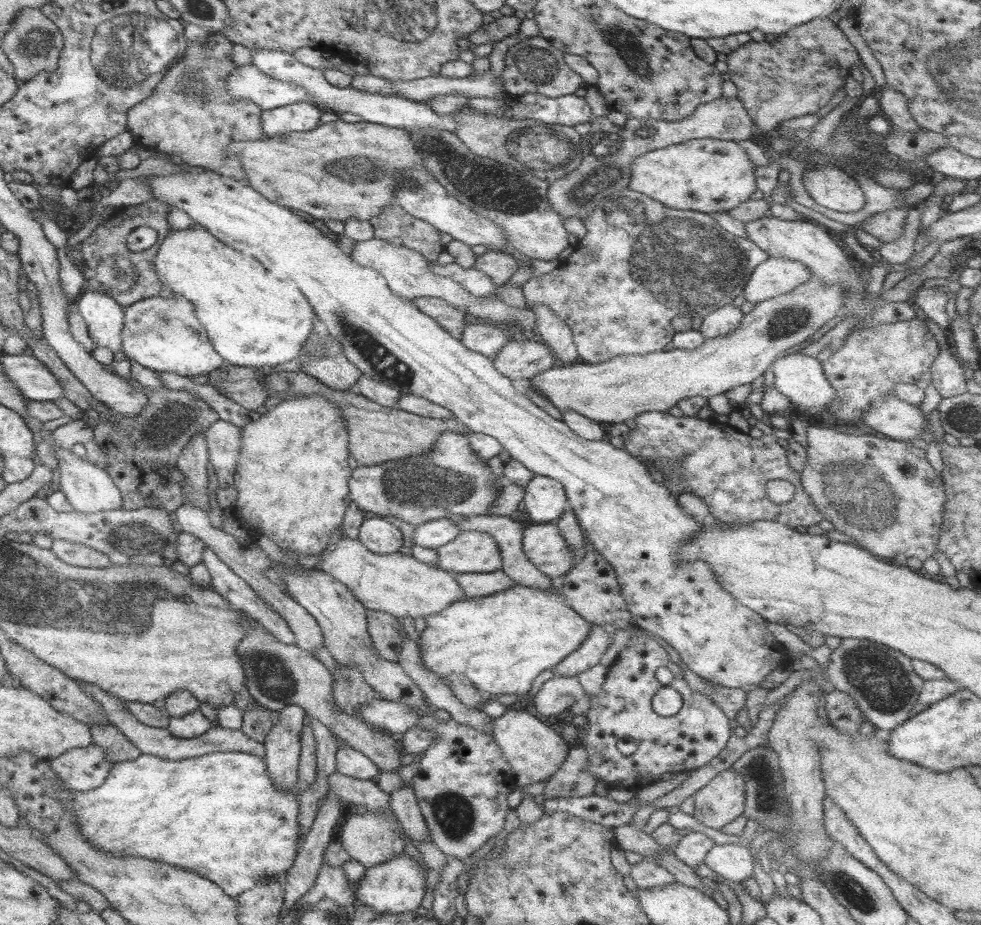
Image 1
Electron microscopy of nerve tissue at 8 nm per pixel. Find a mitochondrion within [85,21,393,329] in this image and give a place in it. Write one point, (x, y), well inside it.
(188, 81)

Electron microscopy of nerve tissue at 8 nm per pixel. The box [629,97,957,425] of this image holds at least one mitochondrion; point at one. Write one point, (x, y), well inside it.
(791, 319)

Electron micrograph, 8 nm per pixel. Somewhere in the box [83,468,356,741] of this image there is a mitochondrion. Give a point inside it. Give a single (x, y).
(274, 682)

